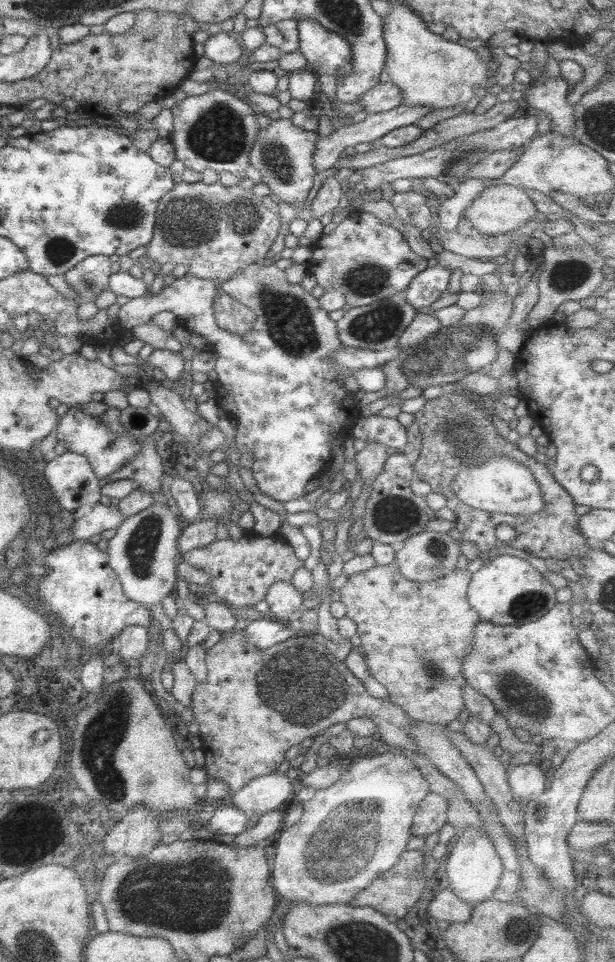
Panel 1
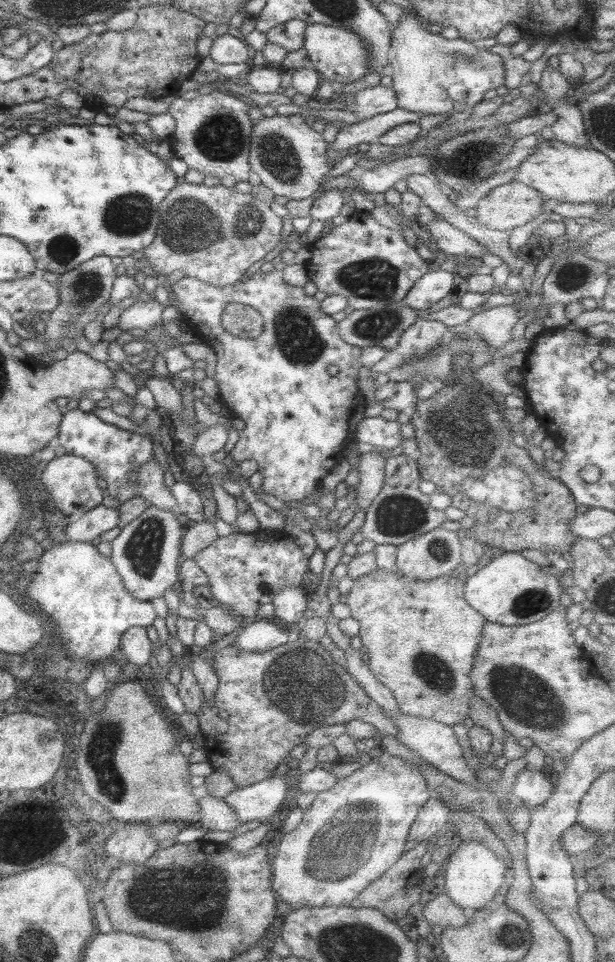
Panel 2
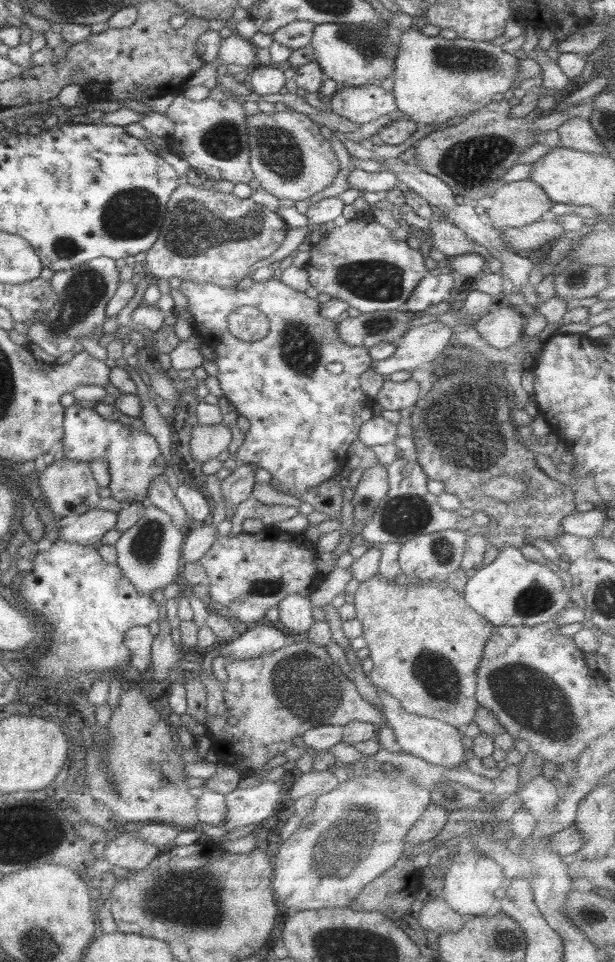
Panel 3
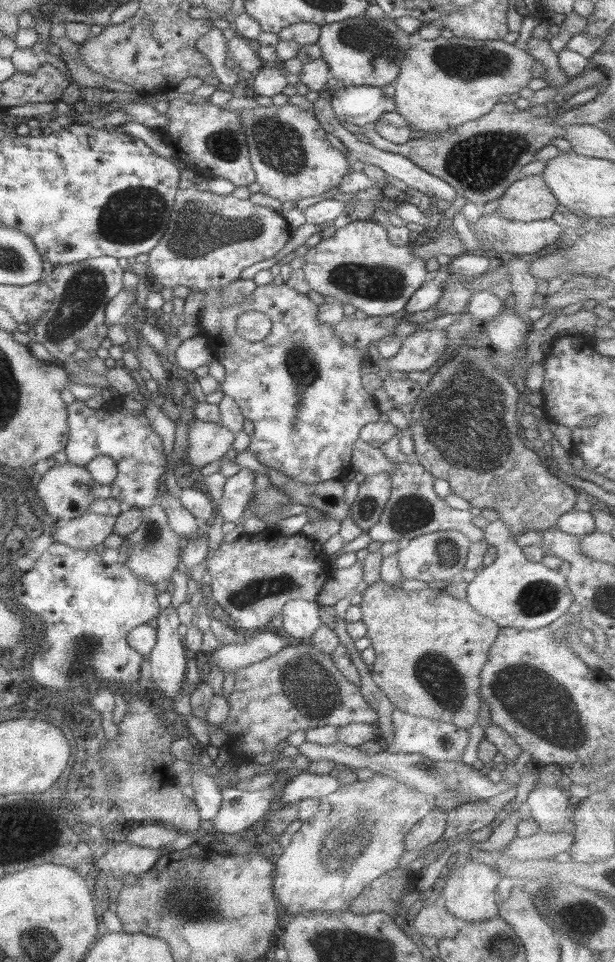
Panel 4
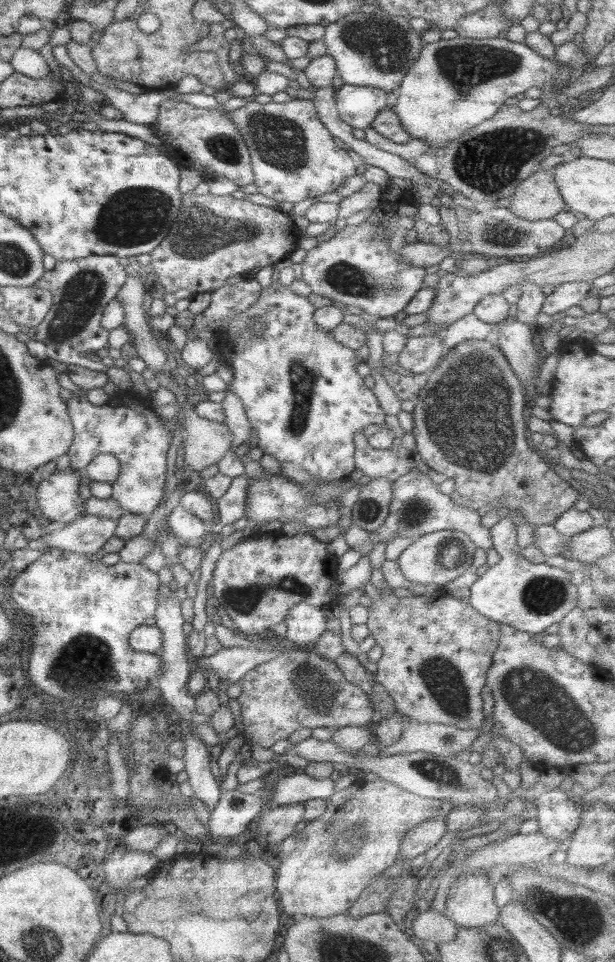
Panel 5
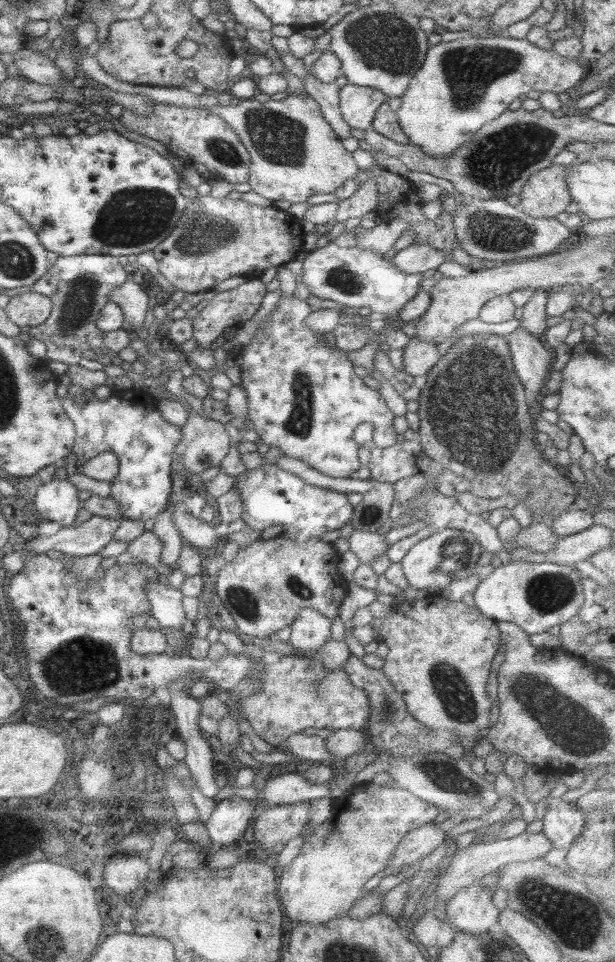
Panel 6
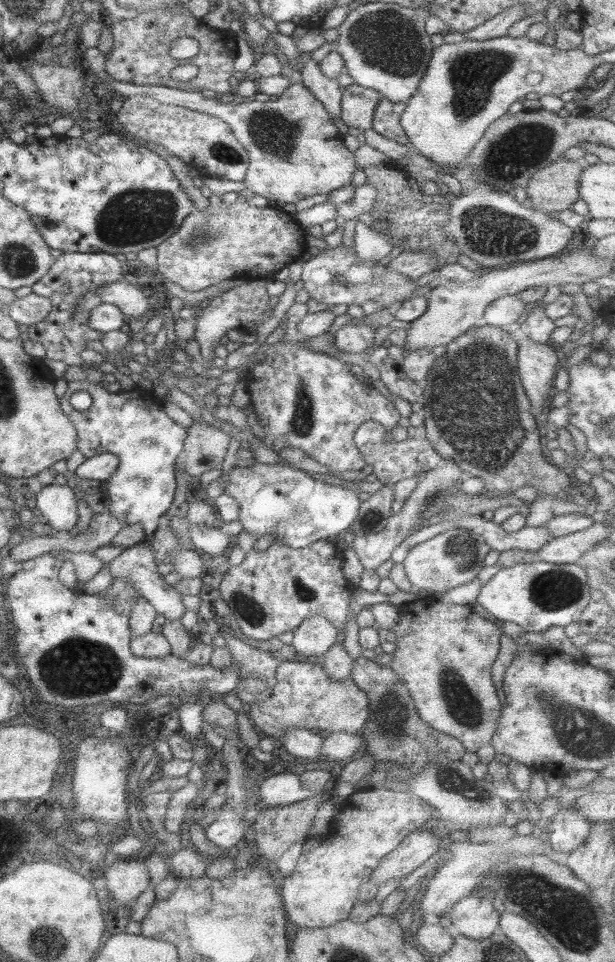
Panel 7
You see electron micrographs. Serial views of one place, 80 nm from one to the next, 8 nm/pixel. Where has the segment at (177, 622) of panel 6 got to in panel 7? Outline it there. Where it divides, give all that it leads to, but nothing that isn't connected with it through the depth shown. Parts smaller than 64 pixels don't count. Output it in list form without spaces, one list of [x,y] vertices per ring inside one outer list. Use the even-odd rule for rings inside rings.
[[[133,545],[123,549],[117,557],[113,557],[108,562],[108,569],[112,578],[124,578],[134,588],[136,594],[144,598],[155,609],[156,614],[164,616],[165,621],[179,619],[184,613],[181,594],[176,592],[171,585],[166,584],[157,573],[154,554],[147,547]]]

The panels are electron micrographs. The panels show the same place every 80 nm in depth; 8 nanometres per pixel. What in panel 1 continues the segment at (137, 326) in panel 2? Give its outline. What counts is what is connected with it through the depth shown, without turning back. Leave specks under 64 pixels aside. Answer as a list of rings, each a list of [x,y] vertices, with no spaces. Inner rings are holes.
[[[260,262],[240,268],[229,280],[217,286],[214,281],[203,280],[187,272],[175,278],[171,284],[163,285],[159,293],[148,293],[122,303],[116,320],[120,330],[125,332],[133,325],[149,322],[154,314],[163,311],[172,312],[178,318],[179,325],[190,334],[201,336],[207,343],[207,348],[218,356],[216,367],[211,373],[214,400],[220,411],[237,420],[234,447],[240,455],[251,455],[250,471],[256,482],[256,490],[279,503],[305,496],[305,483],[330,468],[331,440],[342,440],[354,424],[350,420],[349,412],[345,410],[349,405],[355,405],[353,396],[342,385],[343,382],[337,380],[342,371],[331,370],[330,355],[342,346],[336,322],[329,319],[327,312],[318,305],[317,299],[311,293],[305,292],[298,284],[289,284],[283,270],[274,264],[264,266]],[[216,290],[244,304],[255,313],[256,320],[249,332],[237,336],[216,325],[212,309],[212,302],[219,296]]]

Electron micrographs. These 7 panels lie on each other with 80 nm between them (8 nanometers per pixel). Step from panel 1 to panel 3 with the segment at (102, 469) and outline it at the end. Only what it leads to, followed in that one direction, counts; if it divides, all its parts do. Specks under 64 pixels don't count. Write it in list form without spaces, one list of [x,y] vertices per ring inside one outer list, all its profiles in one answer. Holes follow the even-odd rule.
[[[71,405],[64,409],[61,445],[64,458],[77,462],[105,459],[108,464],[110,497],[120,503],[145,503],[150,480],[163,474],[164,458],[155,440],[146,432],[99,416],[94,409]]]

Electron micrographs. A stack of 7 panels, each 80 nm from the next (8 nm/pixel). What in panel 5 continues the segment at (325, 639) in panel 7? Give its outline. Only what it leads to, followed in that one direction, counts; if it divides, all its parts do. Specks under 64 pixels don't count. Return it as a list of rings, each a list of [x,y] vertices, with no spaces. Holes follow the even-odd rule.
[[[305,602],[294,604],[285,617],[285,638],[298,649],[310,649],[323,634],[326,622],[323,610]]]

